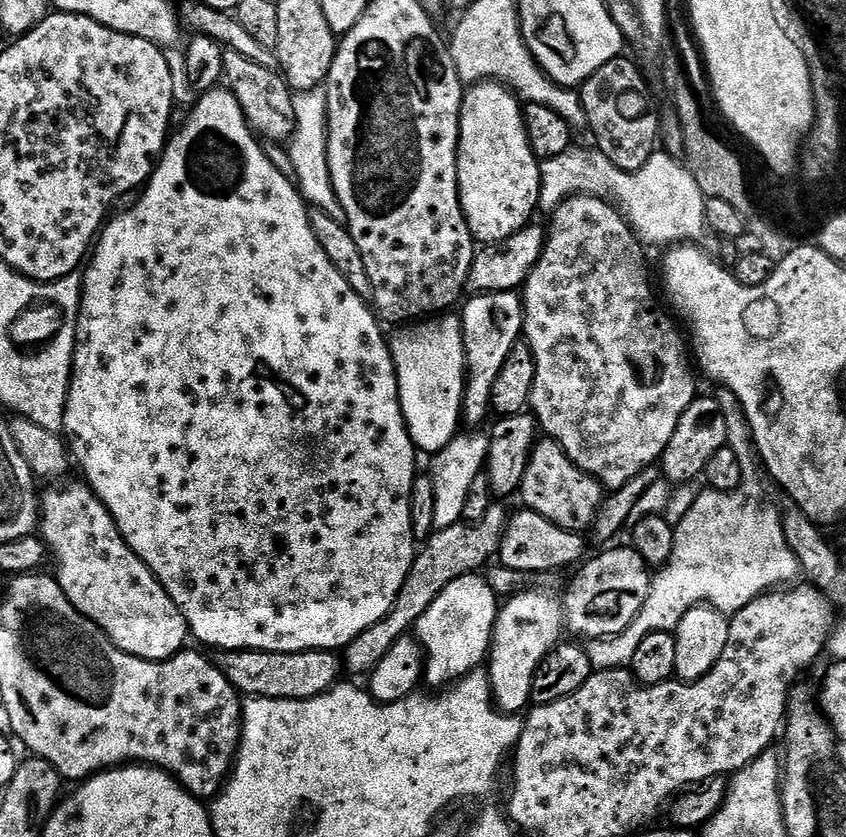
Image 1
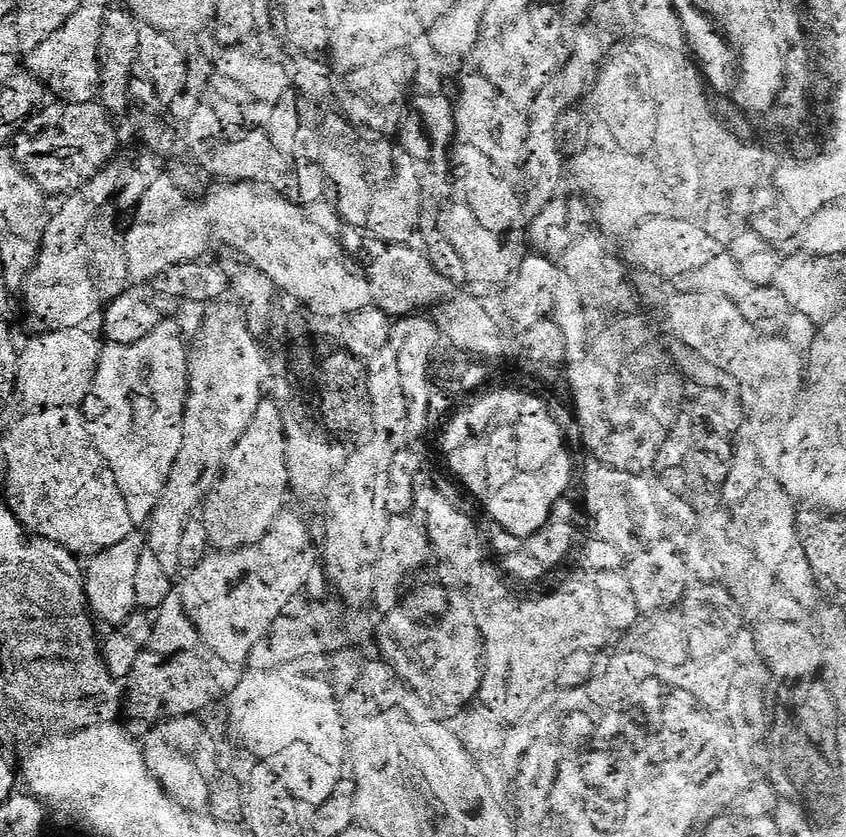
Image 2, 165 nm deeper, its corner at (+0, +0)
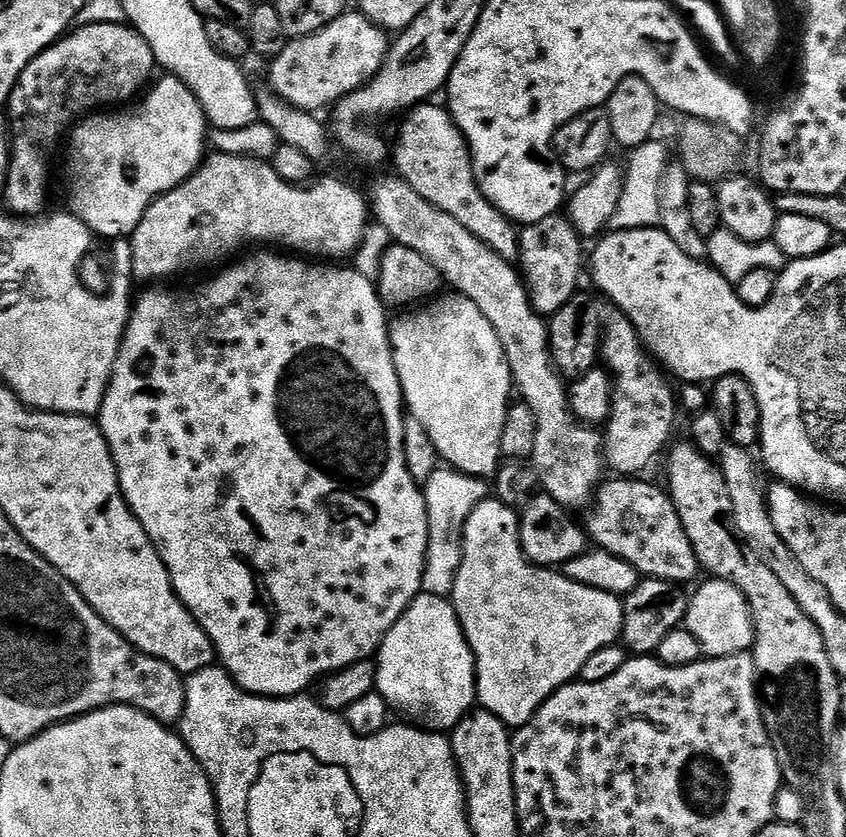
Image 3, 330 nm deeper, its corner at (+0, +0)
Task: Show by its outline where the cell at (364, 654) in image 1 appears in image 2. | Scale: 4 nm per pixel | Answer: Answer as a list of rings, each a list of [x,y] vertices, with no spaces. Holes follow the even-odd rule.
[[[519,472],[502,490],[489,495],[488,505],[484,508],[484,516],[488,521],[484,524],[484,532],[488,535],[488,544],[501,557],[507,558],[527,545],[528,539],[538,530],[542,530],[553,519],[552,503],[546,498],[546,486],[543,475],[539,472]]]

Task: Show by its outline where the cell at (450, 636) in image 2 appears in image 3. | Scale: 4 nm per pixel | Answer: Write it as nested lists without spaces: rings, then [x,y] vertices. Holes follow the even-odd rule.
[[[421,591],[419,596],[415,596],[408,603],[408,609],[400,615],[398,622],[394,622],[392,629],[381,640],[374,663],[375,691],[380,693],[393,713],[401,712],[405,721],[425,730],[447,733],[473,711],[477,703],[476,656],[470,650],[451,599]]]

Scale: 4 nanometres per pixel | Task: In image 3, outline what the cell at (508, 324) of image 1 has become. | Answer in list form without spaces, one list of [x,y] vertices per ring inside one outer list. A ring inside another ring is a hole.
[[[557,214],[542,218],[542,222],[525,224],[519,229],[520,259],[519,271],[527,285],[529,302],[535,313],[551,318],[566,302],[577,295],[580,284],[580,244],[582,238],[576,227],[568,223],[567,215]]]

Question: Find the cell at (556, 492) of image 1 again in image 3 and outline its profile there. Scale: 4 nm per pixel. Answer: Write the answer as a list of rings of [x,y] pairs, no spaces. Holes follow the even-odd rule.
[[[644,478],[612,479],[616,480],[601,483],[591,505],[592,513],[586,523],[591,543],[630,562],[630,566],[644,578],[668,580],[671,584],[684,586],[687,580],[701,575],[694,546],[690,546],[690,538],[686,538],[682,518],[678,518],[678,510],[667,491],[661,485],[659,488],[640,480]]]

